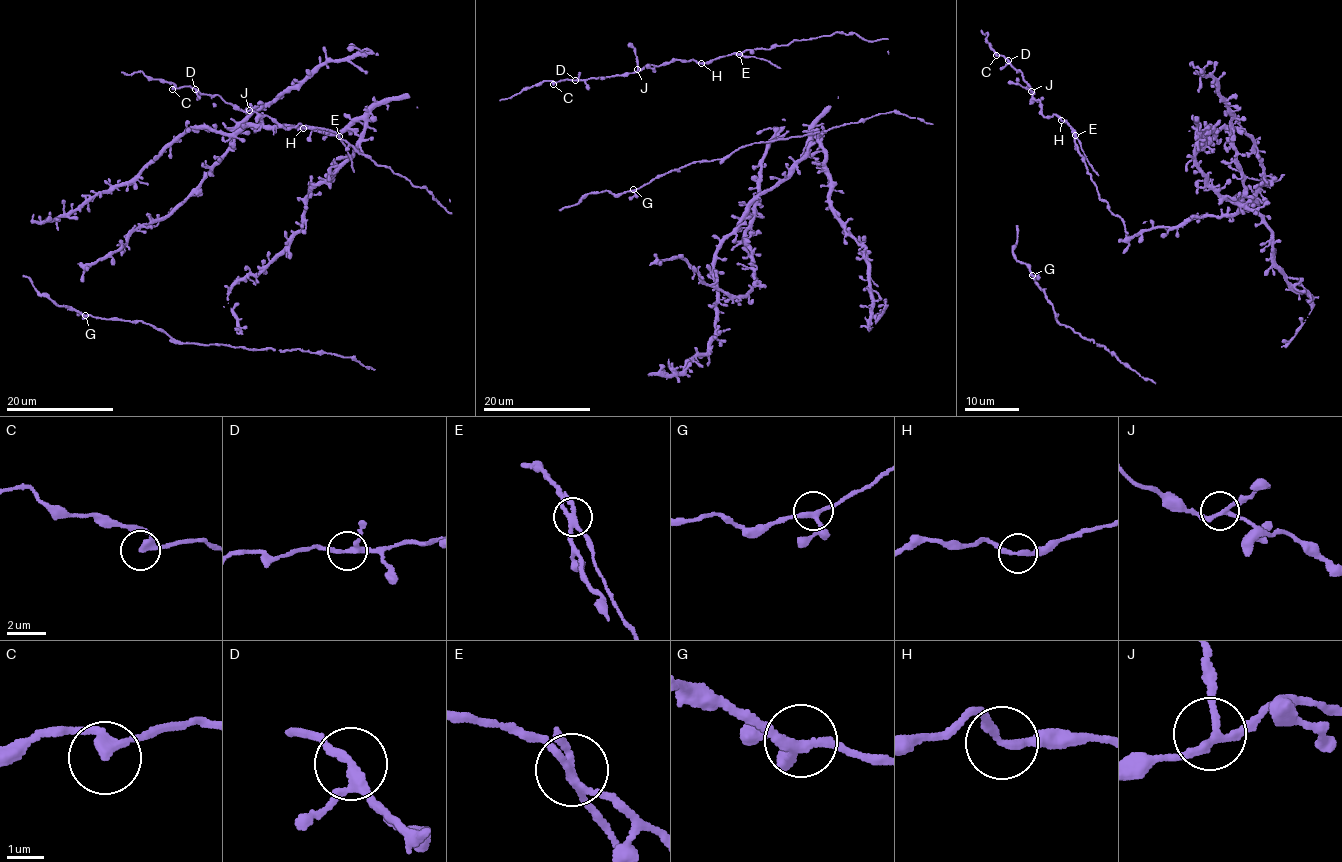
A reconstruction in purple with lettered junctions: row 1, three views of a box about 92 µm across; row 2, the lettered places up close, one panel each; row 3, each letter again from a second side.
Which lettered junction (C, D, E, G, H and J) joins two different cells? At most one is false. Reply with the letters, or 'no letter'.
E

